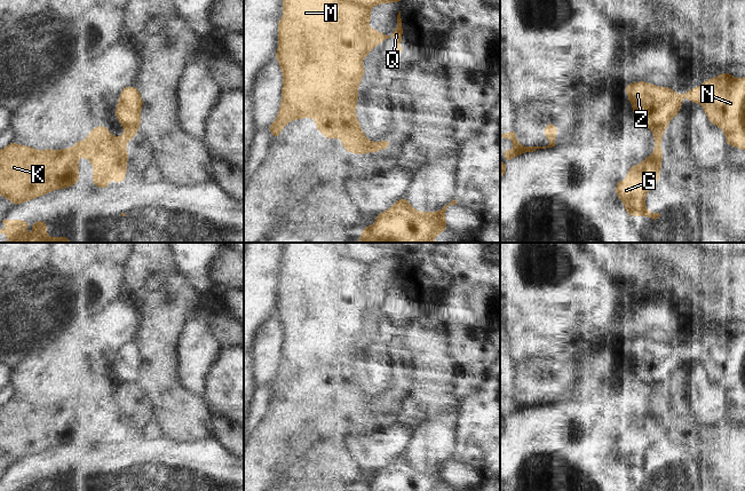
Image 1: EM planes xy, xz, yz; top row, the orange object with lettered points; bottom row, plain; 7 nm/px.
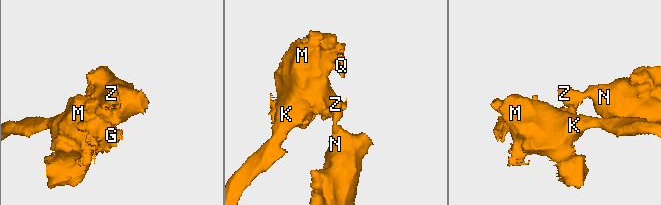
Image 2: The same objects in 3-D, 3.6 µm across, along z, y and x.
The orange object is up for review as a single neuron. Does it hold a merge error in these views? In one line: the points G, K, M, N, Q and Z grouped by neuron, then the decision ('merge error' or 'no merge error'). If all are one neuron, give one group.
groups G K M Q / N Z; merge error

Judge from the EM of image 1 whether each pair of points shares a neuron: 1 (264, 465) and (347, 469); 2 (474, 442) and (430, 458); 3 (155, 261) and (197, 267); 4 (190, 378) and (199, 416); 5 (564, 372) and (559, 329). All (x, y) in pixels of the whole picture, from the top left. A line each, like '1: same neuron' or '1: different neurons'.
1: different neurons
2: different neurons
3: different neurons
4: different neurons
5: different neurons

